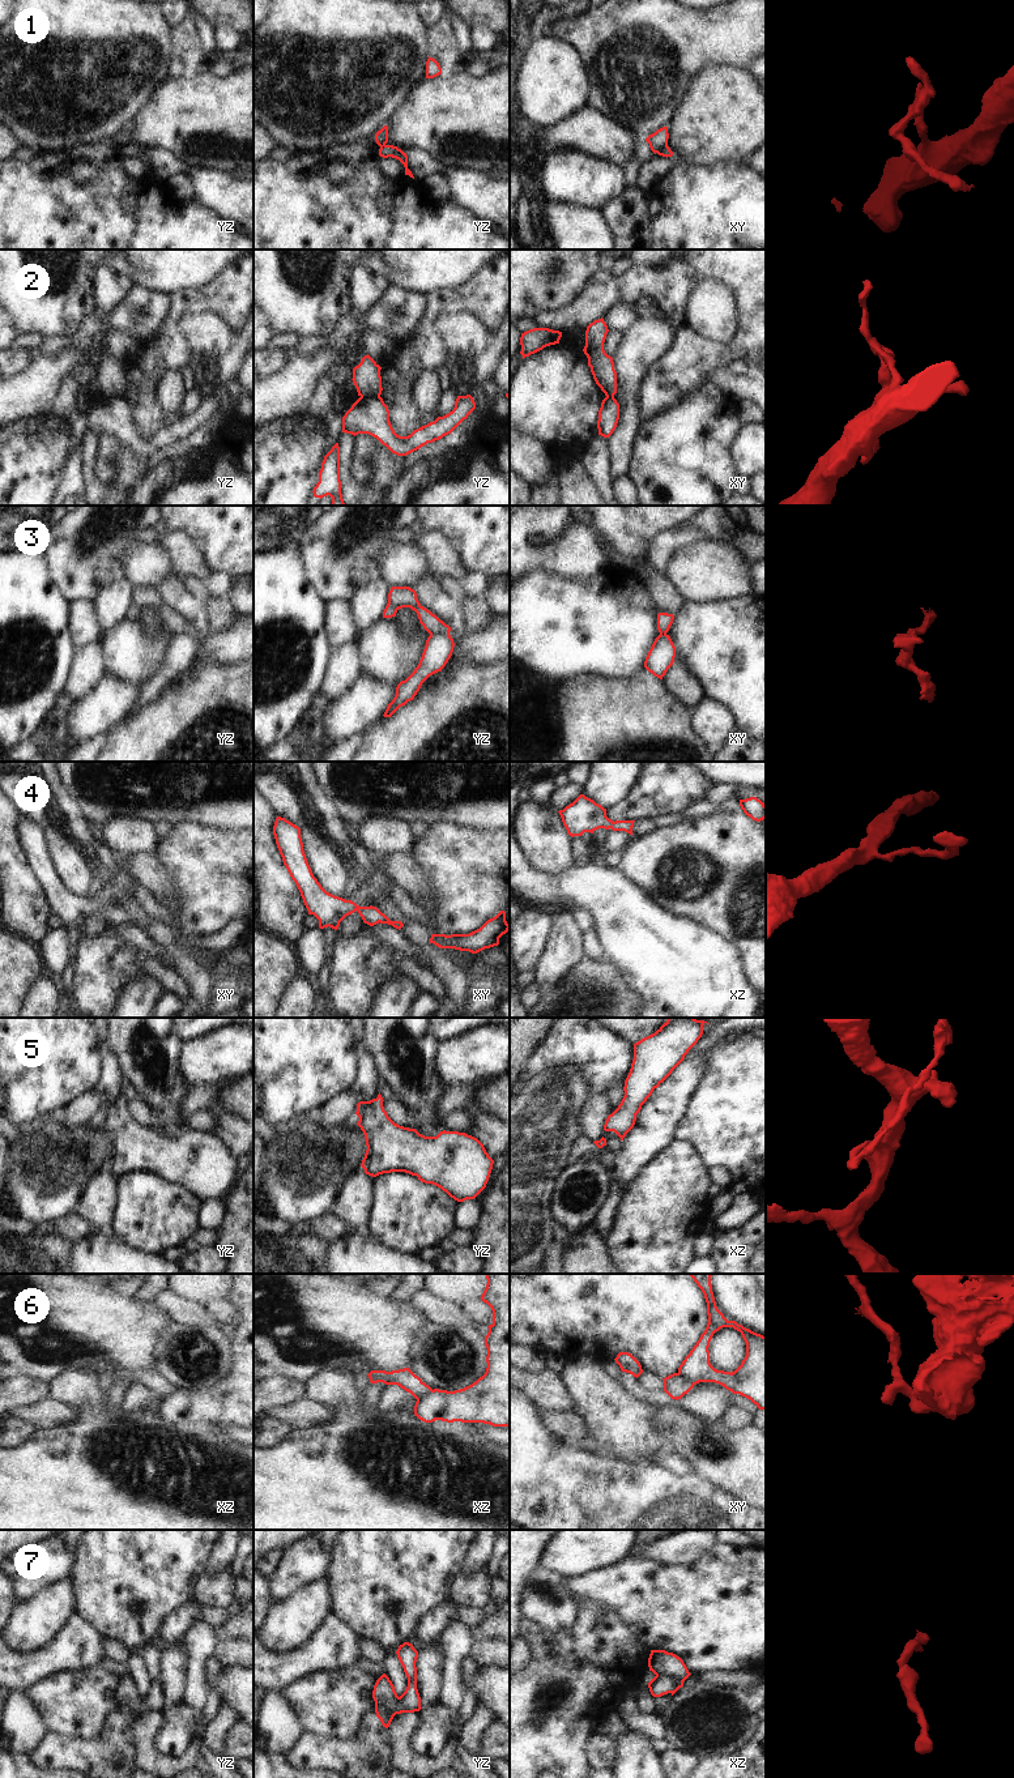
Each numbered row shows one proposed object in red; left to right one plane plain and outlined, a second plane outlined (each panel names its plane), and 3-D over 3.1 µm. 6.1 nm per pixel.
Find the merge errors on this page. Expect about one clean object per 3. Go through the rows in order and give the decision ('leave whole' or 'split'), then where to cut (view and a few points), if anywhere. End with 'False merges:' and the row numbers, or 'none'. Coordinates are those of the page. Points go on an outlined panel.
1: split | xy (667, 145), (657, 153)
2: split | yz (361, 396), (379, 397)
3: split | yz (448, 631), (437, 631), (430, 635)
4: leave whole | no cut
5: leave whole | no cut
6: split | xy (677, 1373), (693, 1385)
7: split | xz (656, 1674), (664, 1674), (674, 1681), (670, 1692)
False merges: 1, 2, 3, 6, 7

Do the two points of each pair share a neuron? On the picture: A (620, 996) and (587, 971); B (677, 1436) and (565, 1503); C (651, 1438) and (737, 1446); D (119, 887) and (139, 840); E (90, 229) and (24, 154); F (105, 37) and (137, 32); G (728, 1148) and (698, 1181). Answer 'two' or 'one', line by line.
A: one
B: two
C: two
D: one
E: two
F: one
G: two

